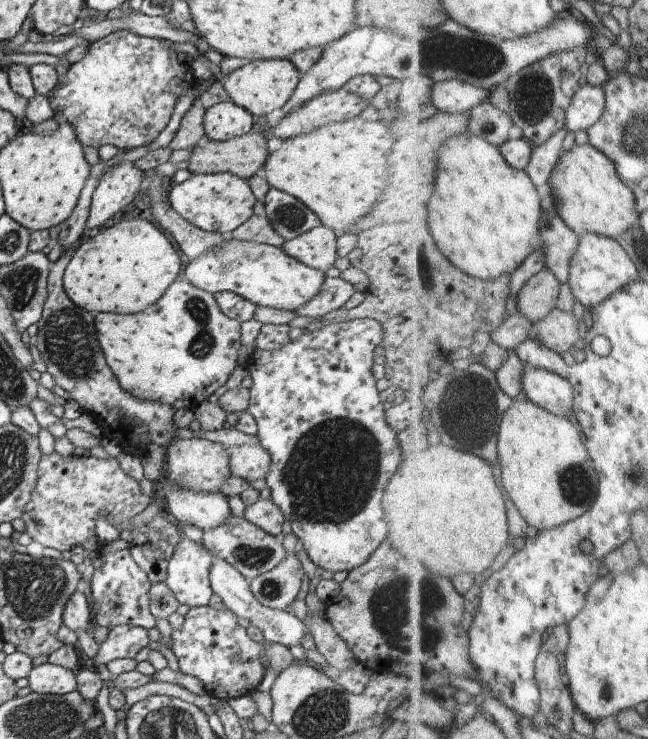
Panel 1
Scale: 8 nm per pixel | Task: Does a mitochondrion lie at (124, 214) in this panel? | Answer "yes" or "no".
no

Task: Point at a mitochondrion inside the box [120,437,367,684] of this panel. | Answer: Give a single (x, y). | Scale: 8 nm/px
(252, 556)

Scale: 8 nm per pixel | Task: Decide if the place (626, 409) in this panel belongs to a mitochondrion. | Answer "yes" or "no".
no

